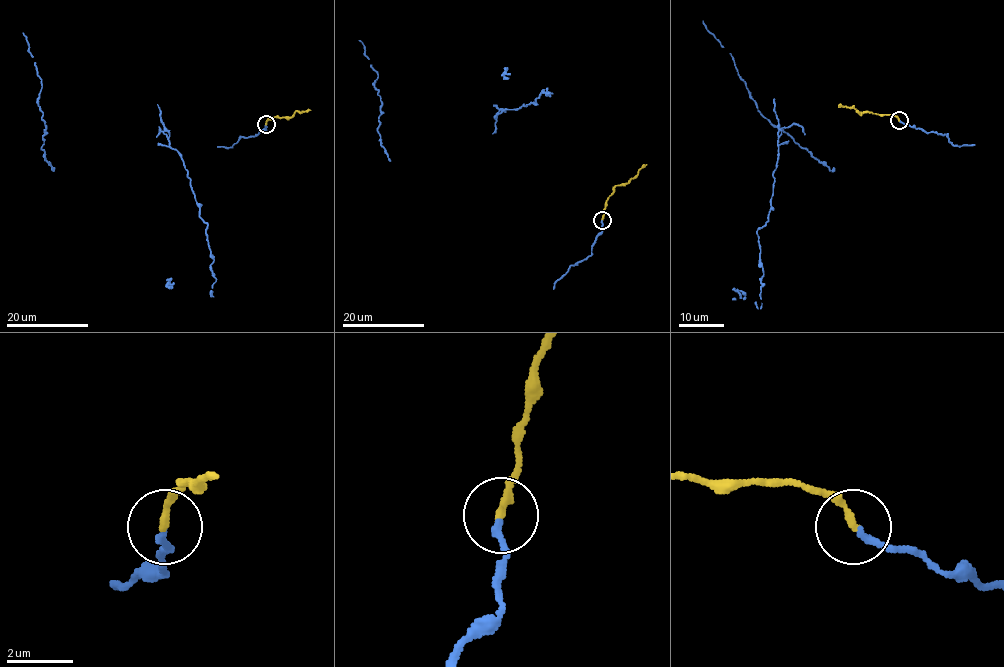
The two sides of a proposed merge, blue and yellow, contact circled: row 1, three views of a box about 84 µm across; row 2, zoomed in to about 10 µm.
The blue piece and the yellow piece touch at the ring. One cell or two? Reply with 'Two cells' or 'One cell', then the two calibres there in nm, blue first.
One cell. Thickness 200 nm (blue) against 220 nm

